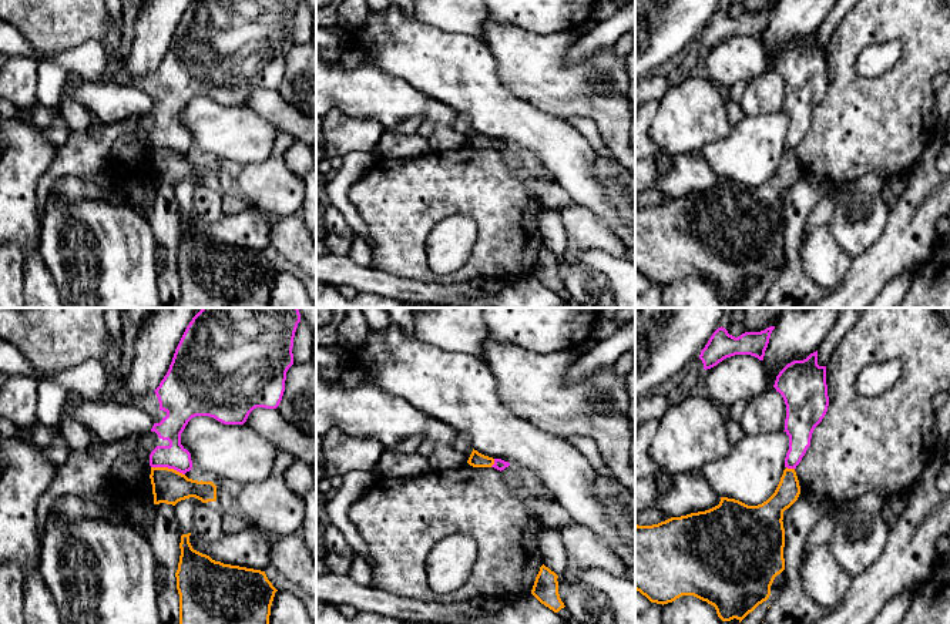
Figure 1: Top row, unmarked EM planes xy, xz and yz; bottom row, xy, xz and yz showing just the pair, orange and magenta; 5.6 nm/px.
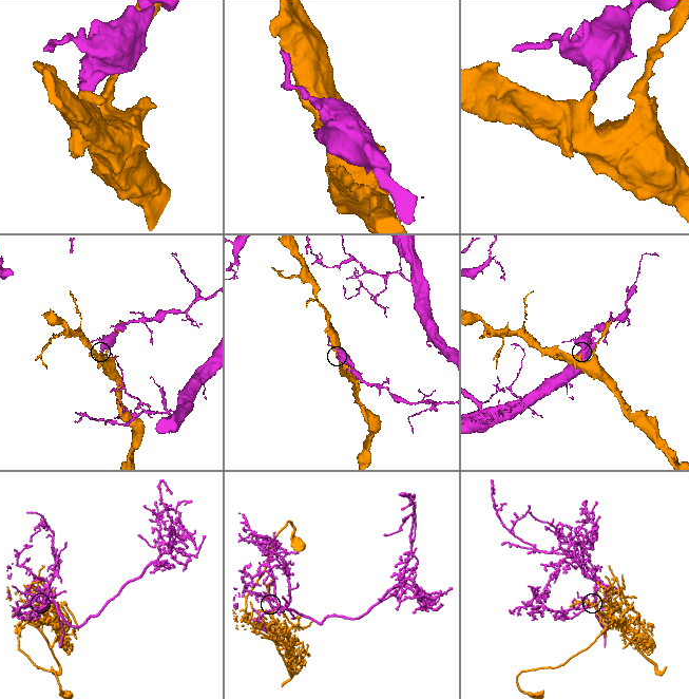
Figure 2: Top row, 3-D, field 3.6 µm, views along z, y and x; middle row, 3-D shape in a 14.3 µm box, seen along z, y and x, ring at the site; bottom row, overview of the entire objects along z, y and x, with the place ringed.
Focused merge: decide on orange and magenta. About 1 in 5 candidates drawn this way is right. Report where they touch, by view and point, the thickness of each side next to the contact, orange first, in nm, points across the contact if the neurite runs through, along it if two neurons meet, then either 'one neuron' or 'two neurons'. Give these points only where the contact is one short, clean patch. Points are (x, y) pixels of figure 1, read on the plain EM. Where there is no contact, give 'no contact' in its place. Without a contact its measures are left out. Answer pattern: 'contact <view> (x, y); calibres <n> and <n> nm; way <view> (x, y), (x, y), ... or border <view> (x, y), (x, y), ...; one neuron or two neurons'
contact xy (167, 148); calibres 190 and 140 nm; border xy (151, 147), (173, 148), (184, 156); two neurons

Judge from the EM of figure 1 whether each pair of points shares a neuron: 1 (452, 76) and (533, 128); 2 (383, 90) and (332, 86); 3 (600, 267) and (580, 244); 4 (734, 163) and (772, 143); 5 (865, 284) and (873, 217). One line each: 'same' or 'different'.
1: same
2: same
3: different
4: same
5: different

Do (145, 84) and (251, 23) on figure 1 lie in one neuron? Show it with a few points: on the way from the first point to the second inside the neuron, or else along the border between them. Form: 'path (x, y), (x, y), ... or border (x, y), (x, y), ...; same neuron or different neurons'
path (171, 80), (225, 46); same neuron

